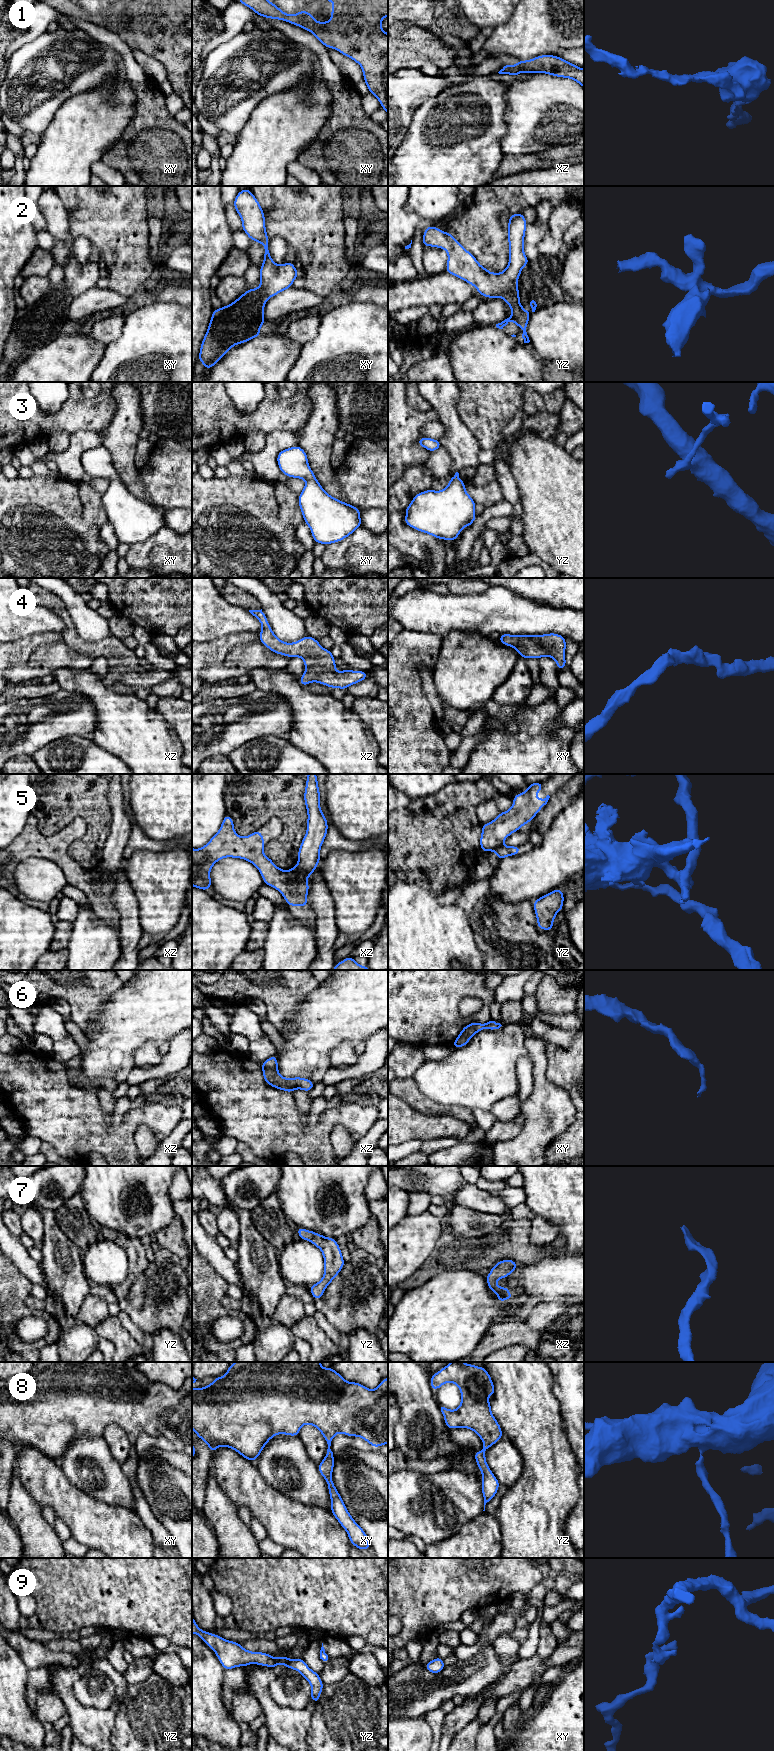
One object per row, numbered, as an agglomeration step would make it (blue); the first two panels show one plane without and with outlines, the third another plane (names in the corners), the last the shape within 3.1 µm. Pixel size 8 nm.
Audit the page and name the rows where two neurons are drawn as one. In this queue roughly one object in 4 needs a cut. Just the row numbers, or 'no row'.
2, 5

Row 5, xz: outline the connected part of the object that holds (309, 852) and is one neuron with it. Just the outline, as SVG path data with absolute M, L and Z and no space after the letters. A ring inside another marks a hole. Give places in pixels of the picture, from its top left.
M308 774L304 792L307 809L307 831L298 850L297 865L287 870L288 878L306 880L315 871L321 859L320 849L325 840L328 823L320 808L320 791L316 774Z

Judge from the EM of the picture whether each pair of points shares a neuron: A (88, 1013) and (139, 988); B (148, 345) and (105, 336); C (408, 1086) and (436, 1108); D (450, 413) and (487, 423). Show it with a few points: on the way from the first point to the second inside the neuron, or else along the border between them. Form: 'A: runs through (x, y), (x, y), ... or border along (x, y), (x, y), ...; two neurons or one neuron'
A: border along (118, 989), (101, 1008), (95, 1021), (90, 1026); two neurons
B: border along (125, 317), (122, 333), (106, 345); two neurons
C: runs through (413, 1093), (429, 1107); one neuron
D: border along (459, 392), (457, 413), (460, 420), (473, 434); two neurons

